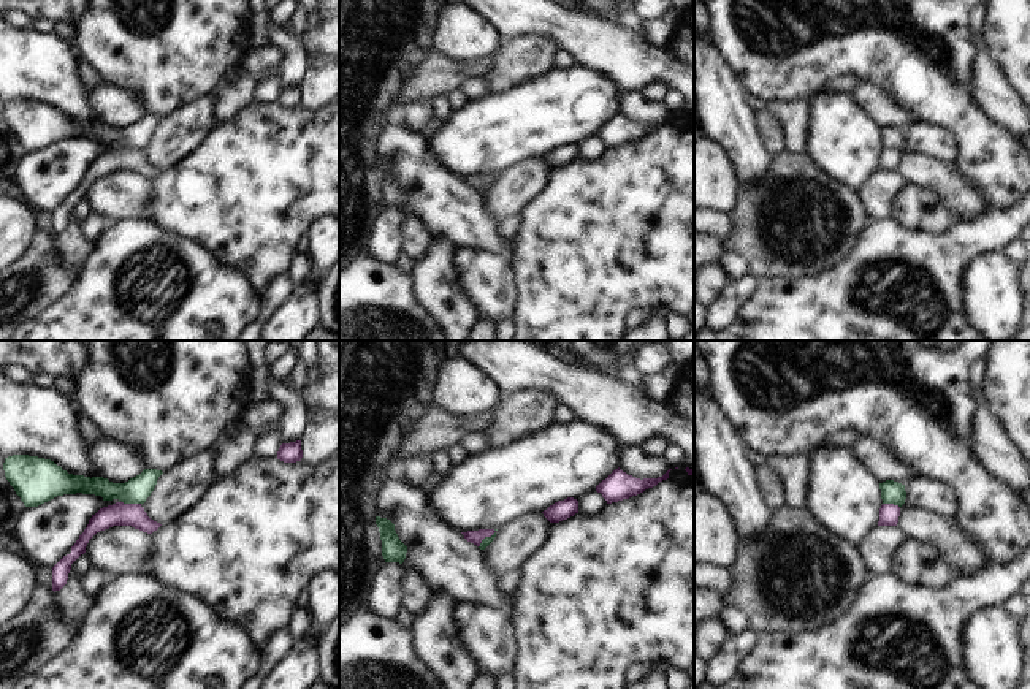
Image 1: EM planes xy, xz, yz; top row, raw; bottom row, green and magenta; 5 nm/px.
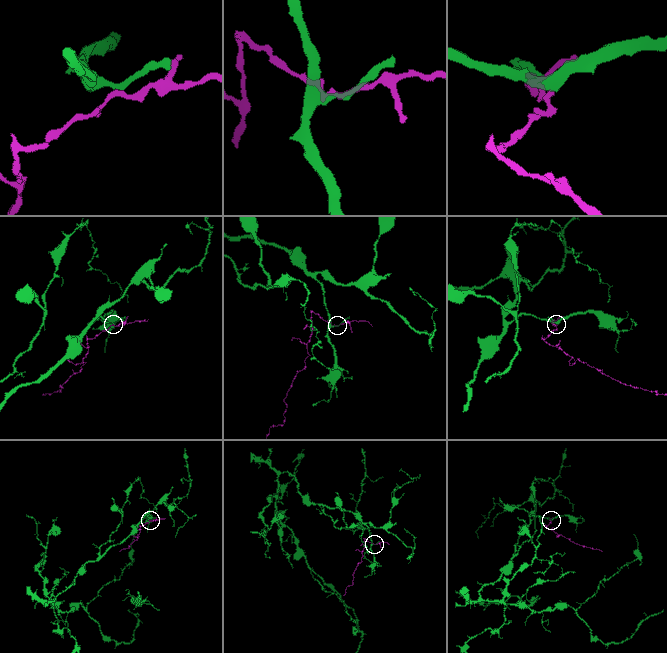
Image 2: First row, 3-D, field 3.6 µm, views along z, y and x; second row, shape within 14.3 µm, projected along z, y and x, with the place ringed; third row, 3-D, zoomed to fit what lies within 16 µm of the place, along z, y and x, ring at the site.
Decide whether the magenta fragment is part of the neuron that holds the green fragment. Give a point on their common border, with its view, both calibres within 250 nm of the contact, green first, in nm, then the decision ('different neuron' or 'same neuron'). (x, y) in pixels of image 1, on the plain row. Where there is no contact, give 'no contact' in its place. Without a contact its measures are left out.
contact xy (132, 148); calibres 140 and 120 nm; different neuron

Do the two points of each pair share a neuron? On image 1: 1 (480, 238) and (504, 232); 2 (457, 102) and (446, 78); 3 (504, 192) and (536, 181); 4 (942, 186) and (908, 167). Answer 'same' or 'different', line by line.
1: different
2: different
3: same
4: same

